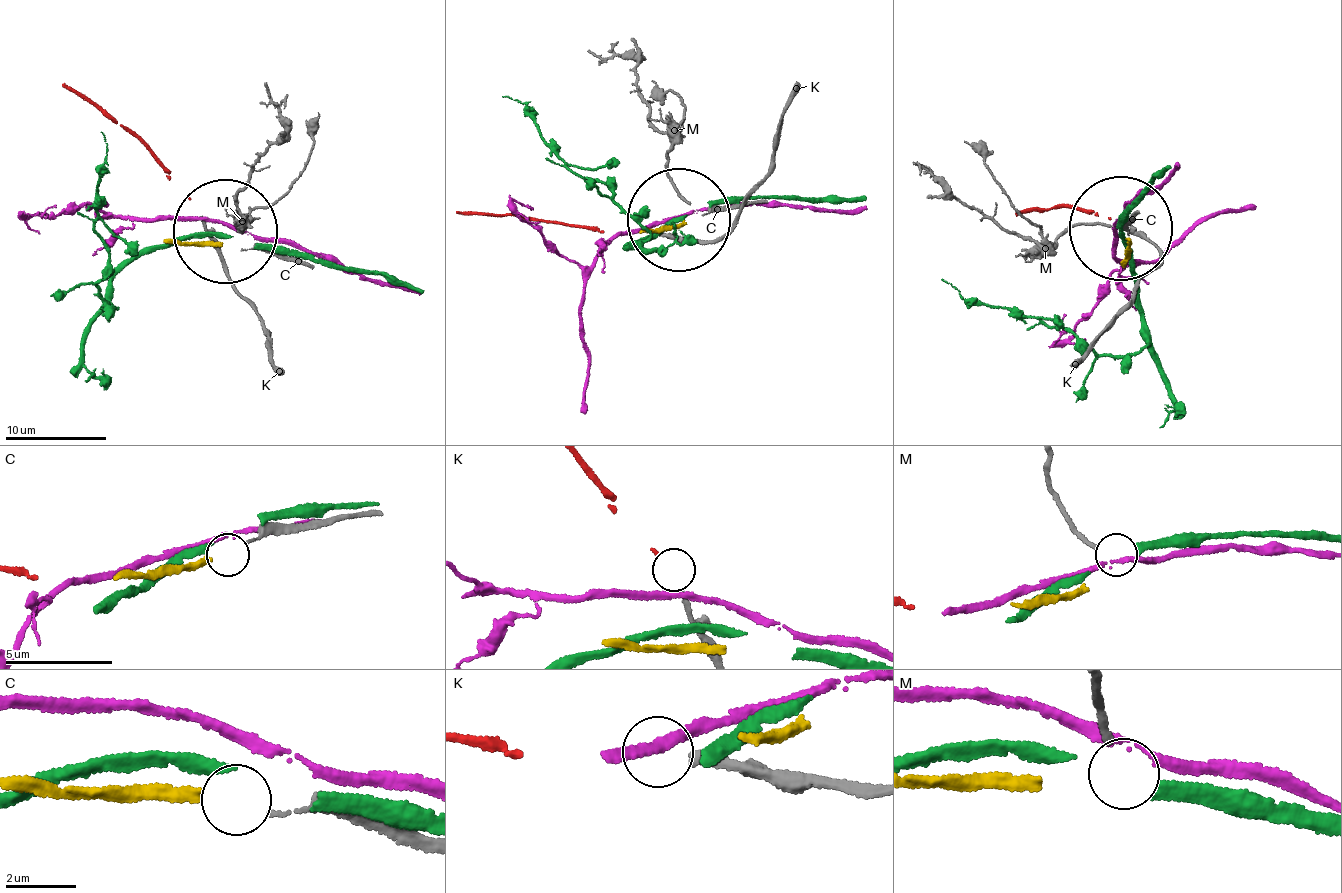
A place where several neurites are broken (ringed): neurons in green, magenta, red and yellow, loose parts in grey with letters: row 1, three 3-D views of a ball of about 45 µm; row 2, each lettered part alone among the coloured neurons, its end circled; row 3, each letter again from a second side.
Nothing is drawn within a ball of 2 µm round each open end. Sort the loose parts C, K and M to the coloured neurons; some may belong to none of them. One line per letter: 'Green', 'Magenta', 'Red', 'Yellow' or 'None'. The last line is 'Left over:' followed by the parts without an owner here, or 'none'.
C: Yellow
K: Red
M: Green
Left over: none

